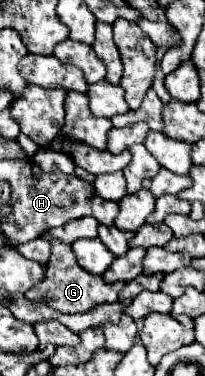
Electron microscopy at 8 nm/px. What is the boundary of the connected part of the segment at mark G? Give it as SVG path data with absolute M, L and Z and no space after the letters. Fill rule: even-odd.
M53 239L53 253L51 253L49 263L45 267L45 277L37 285L33 285L25 293L25 297L29 301L35 301L35 303L47 303L55 311L73 315L73 313L87 313L87 311L91 311L93 307L97 307L101 303L115 303L121 289L123 289L121 281L117 281L117 283L105 283L103 277L89 275L87 271L83 271L77 265L73 249L69 245Z

